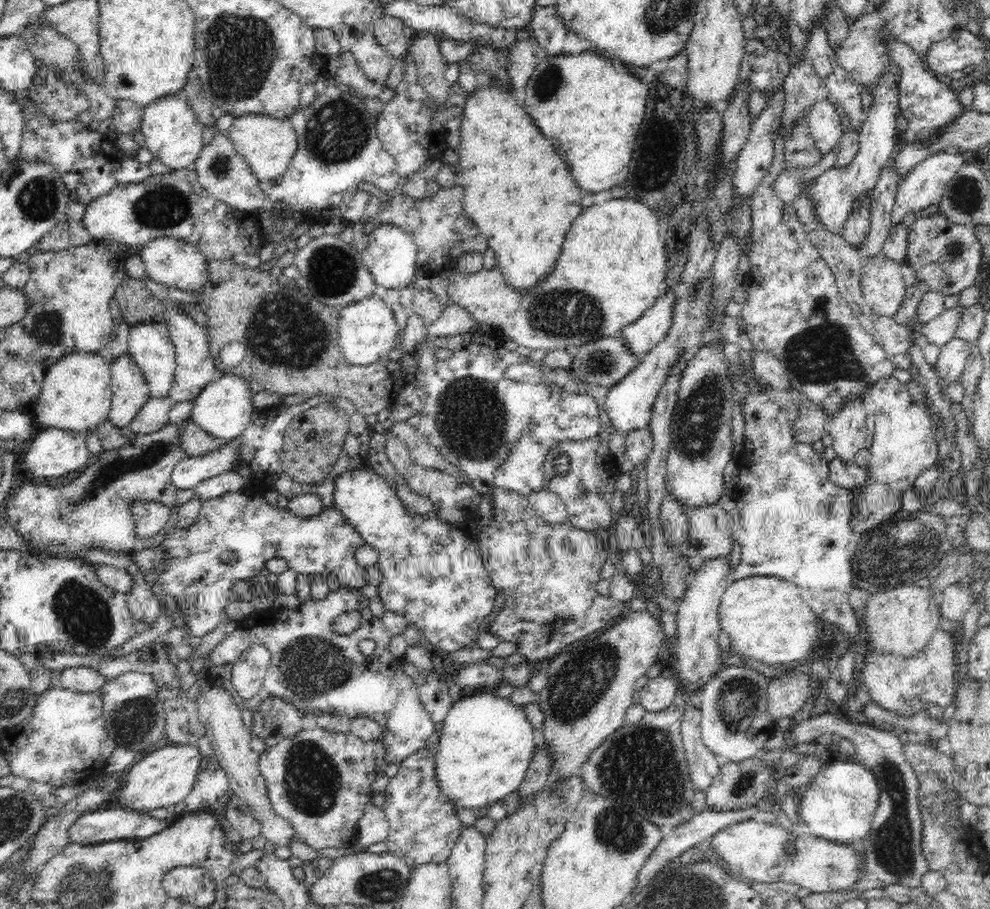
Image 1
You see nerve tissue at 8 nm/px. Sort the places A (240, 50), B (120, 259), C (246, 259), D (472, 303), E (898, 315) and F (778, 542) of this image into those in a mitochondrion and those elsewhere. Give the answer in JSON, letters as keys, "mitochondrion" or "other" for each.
{"A":"mitochondrion","B":"other","C":"other","D":"other","E":"other","F":"other"}

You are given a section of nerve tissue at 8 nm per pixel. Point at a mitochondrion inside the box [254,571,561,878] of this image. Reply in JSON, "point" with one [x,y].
{"point":[311,777]}

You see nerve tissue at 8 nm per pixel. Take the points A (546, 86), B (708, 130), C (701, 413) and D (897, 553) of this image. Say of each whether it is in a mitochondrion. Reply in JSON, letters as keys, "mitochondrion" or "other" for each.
{"A":"mitochondrion","B":"mitochondrion","C":"mitochondrion","D":"mitochondrion"}

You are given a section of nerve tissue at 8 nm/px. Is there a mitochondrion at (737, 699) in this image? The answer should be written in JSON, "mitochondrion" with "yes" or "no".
{"mitochondrion":"yes"}

